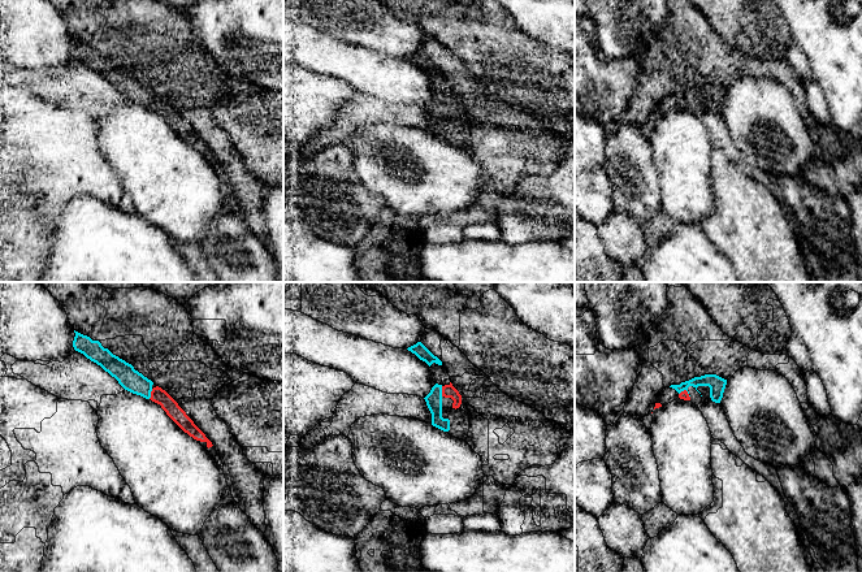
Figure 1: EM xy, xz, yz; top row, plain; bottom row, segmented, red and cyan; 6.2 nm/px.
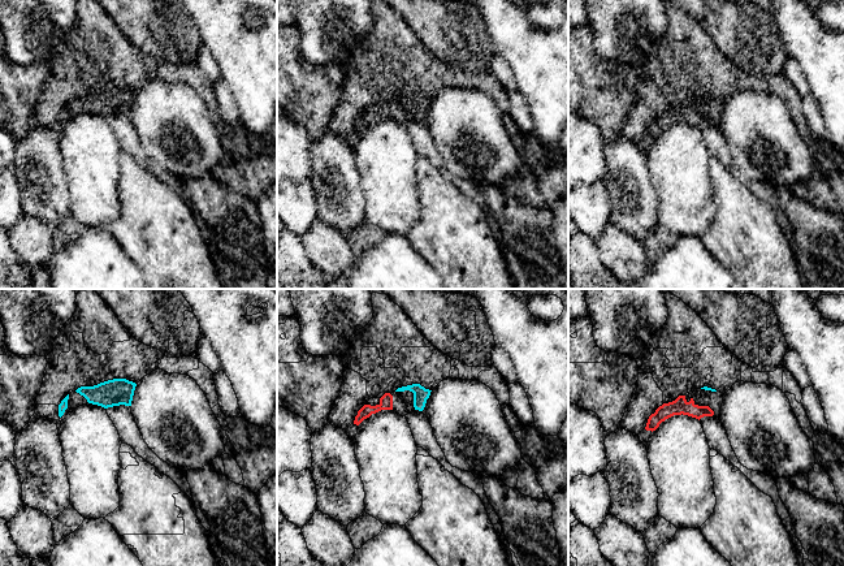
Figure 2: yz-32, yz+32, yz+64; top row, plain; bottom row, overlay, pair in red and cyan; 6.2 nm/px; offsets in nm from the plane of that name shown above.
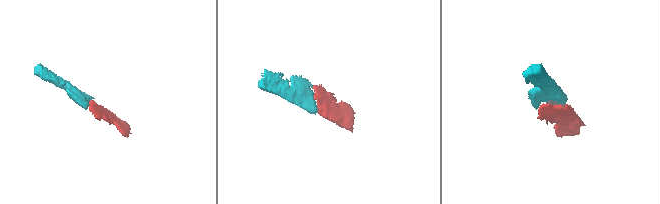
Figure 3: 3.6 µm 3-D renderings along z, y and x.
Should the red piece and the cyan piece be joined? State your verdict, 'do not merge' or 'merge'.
merge

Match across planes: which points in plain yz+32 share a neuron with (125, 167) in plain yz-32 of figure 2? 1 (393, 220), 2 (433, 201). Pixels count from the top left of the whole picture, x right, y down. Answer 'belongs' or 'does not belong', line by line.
1: does not belong
2: belongs

